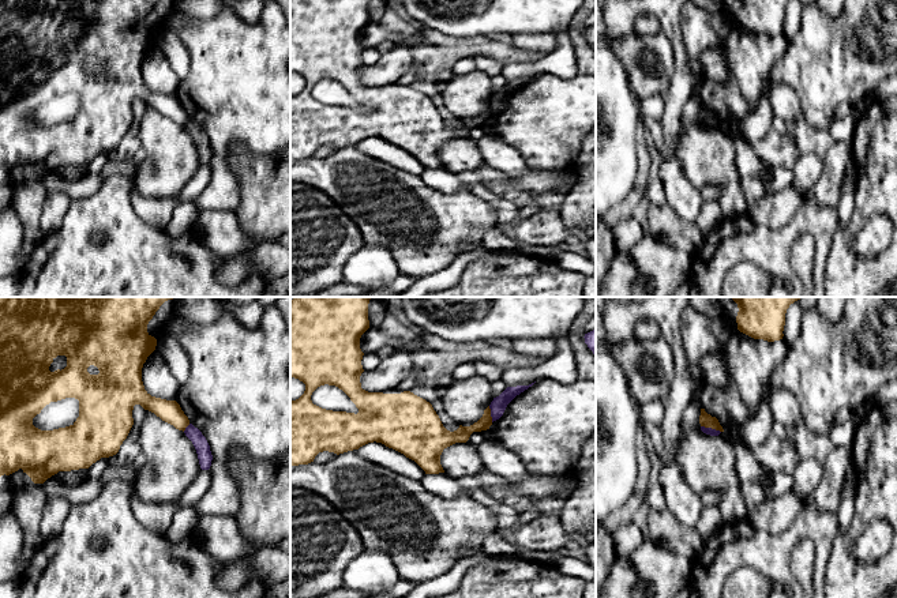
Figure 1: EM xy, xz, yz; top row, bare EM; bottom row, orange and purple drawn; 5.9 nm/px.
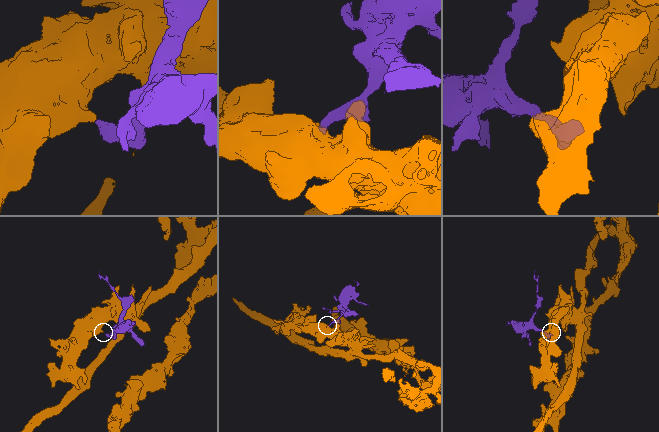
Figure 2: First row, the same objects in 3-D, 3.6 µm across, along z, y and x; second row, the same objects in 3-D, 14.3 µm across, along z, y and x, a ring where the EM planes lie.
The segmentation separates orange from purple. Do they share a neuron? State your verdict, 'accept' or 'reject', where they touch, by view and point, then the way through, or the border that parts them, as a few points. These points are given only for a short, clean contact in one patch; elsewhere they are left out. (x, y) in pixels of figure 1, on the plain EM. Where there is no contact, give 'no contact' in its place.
reject | yz (710, 121) | along yz (701, 120), (720, 127)

